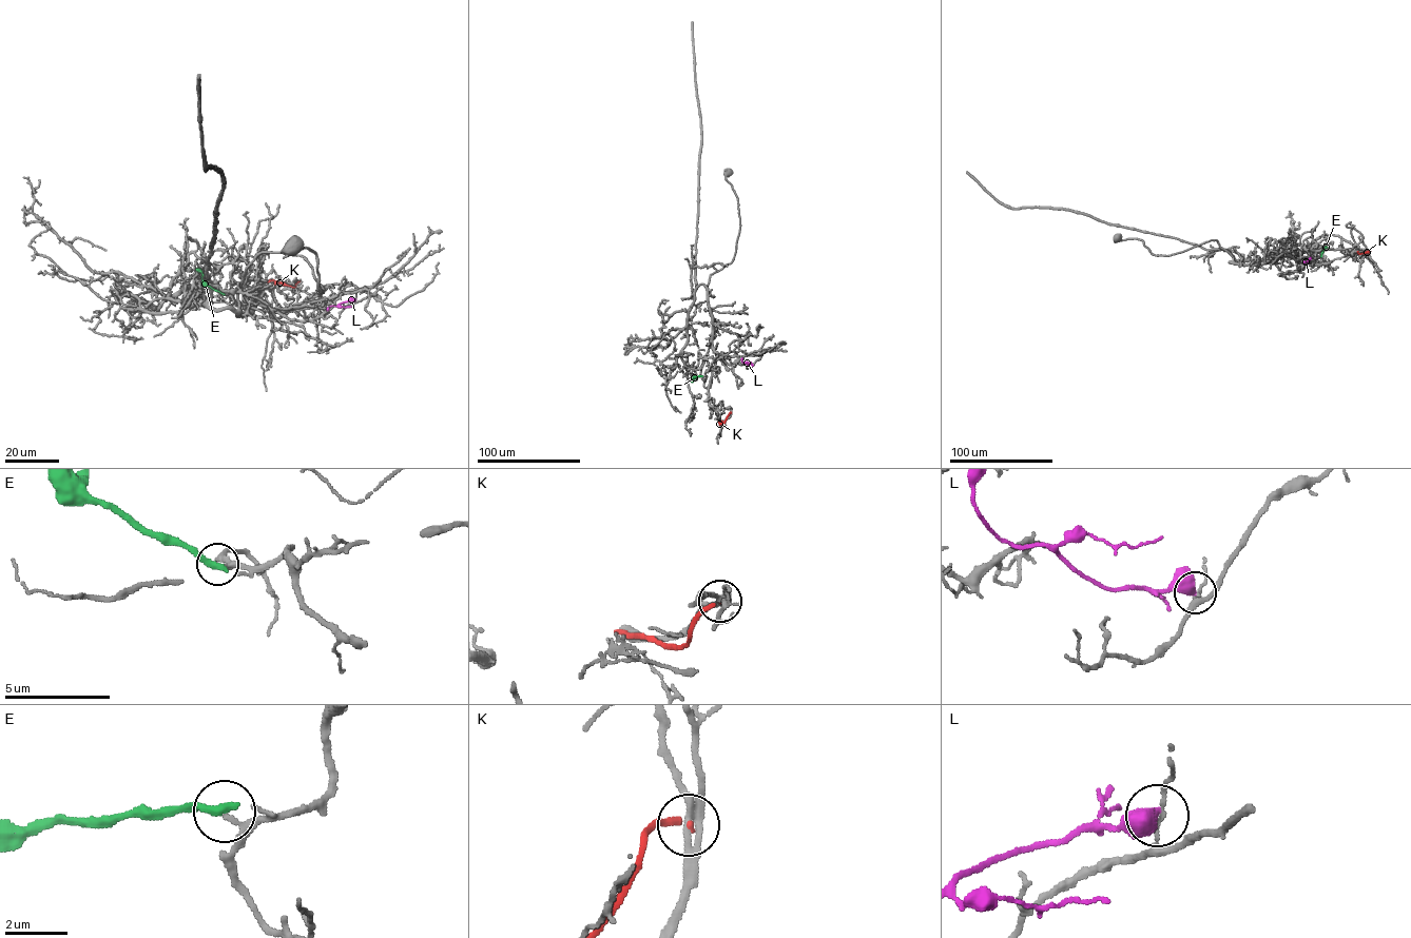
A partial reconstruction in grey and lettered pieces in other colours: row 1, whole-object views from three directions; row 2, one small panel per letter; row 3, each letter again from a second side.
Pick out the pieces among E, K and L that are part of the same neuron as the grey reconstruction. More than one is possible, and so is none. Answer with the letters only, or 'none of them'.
none of them

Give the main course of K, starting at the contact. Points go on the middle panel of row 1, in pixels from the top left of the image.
K: (731, 412), (719, 425)

